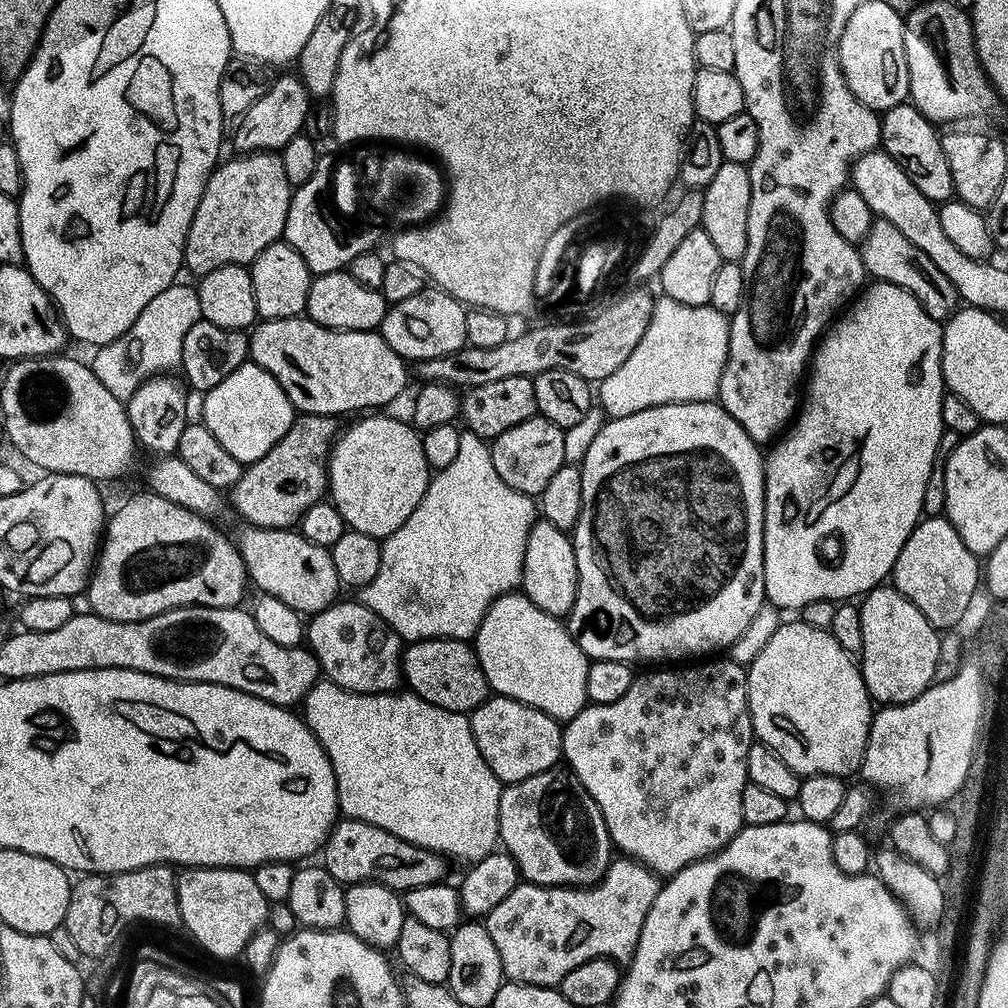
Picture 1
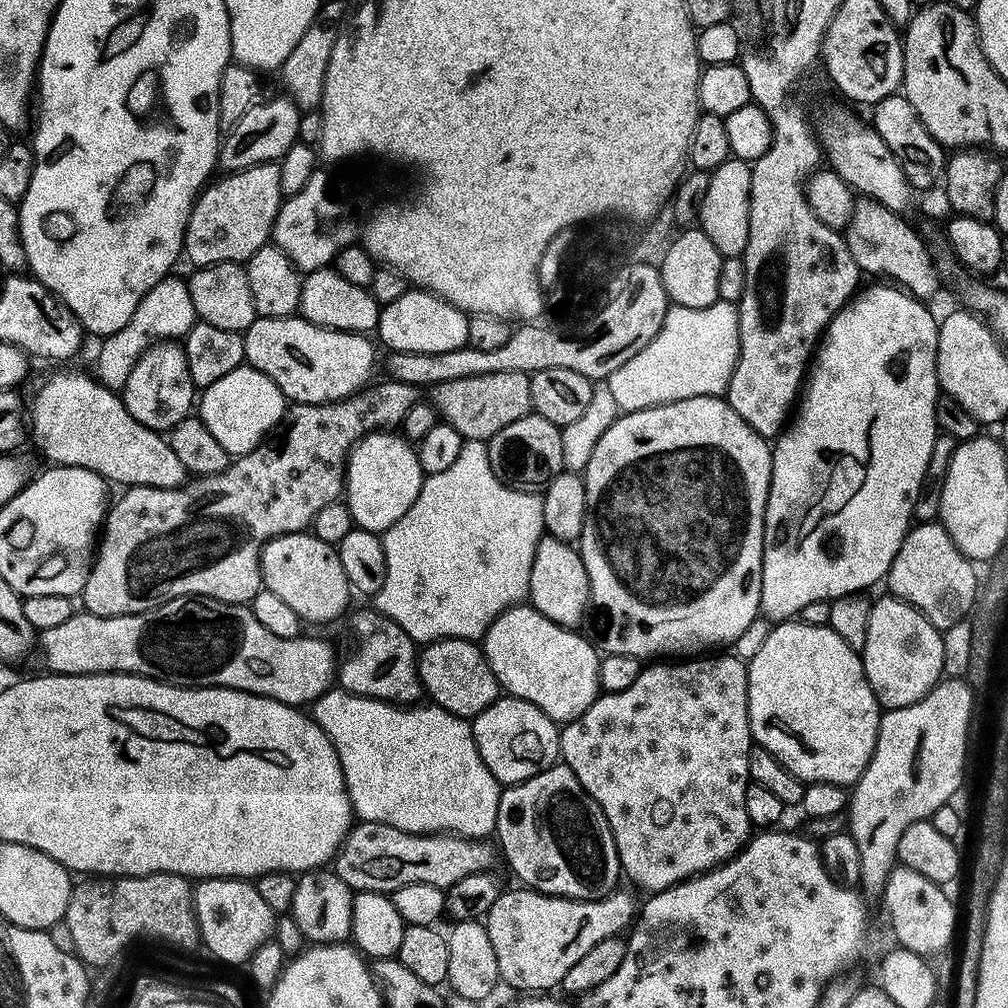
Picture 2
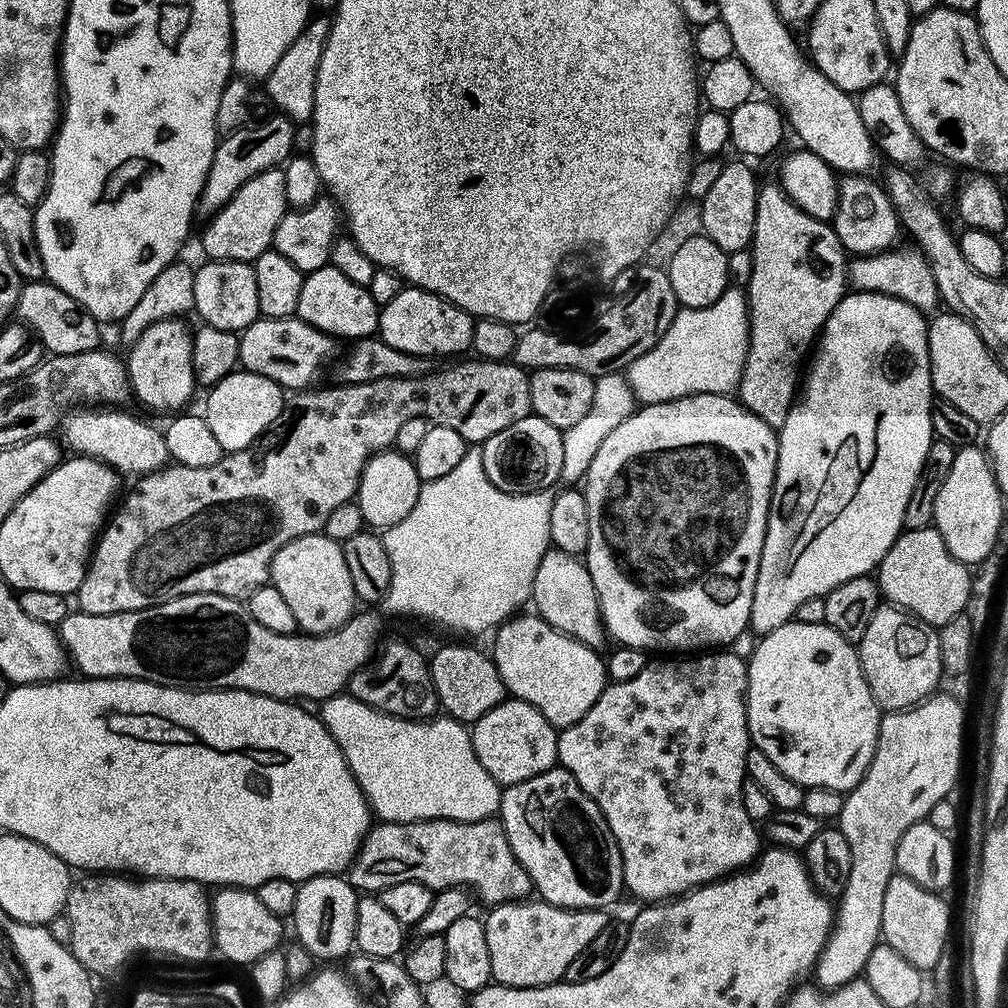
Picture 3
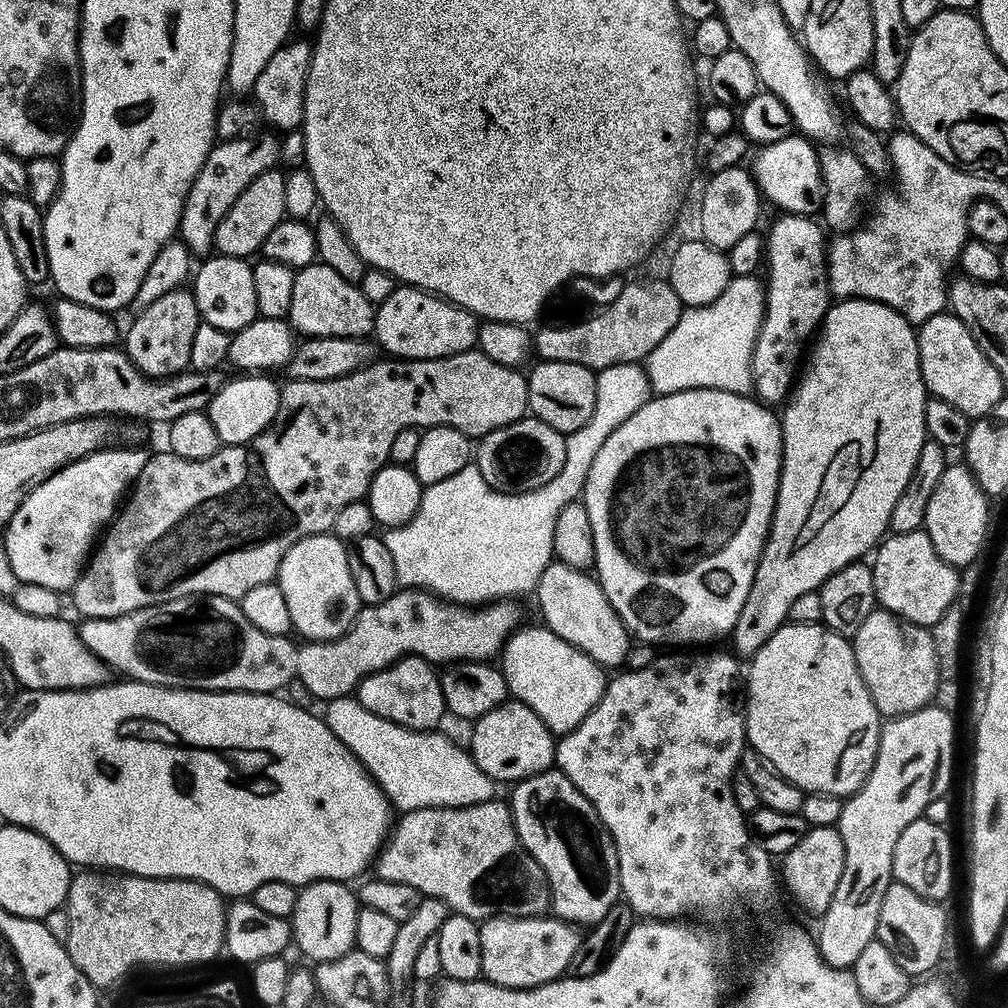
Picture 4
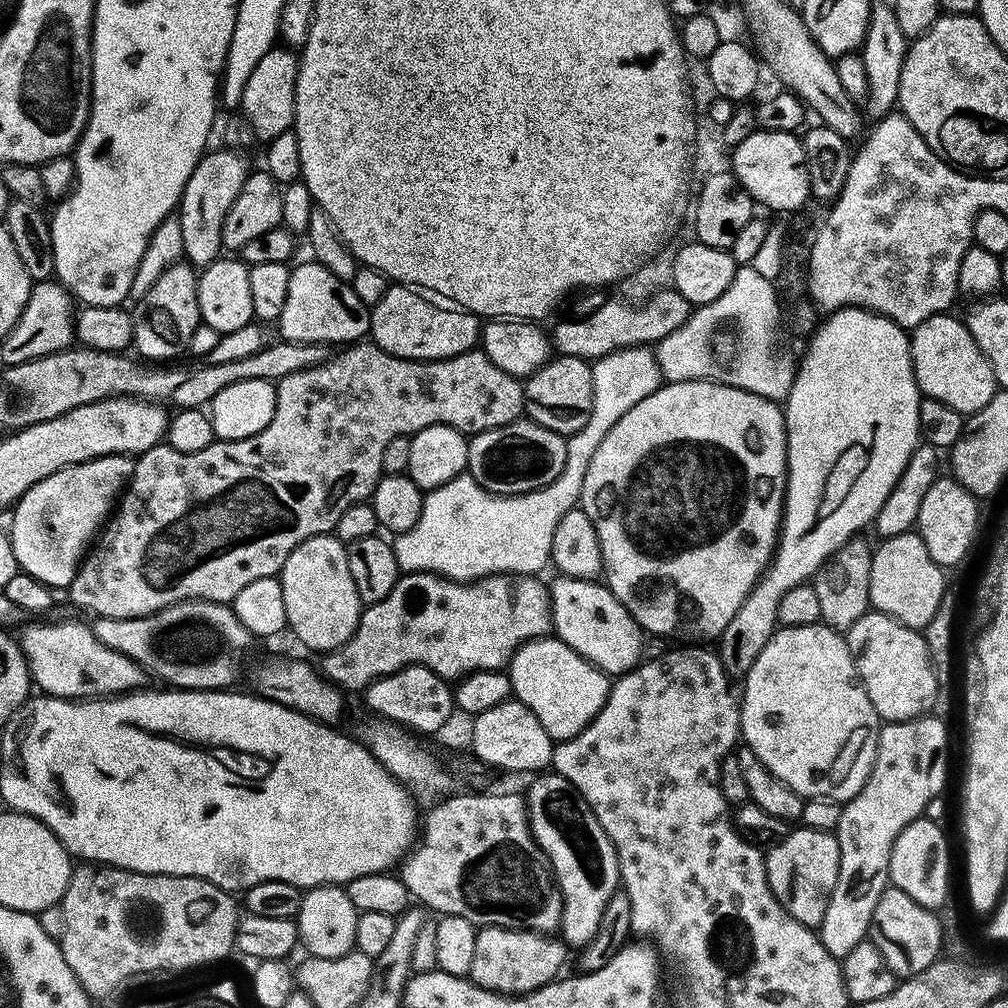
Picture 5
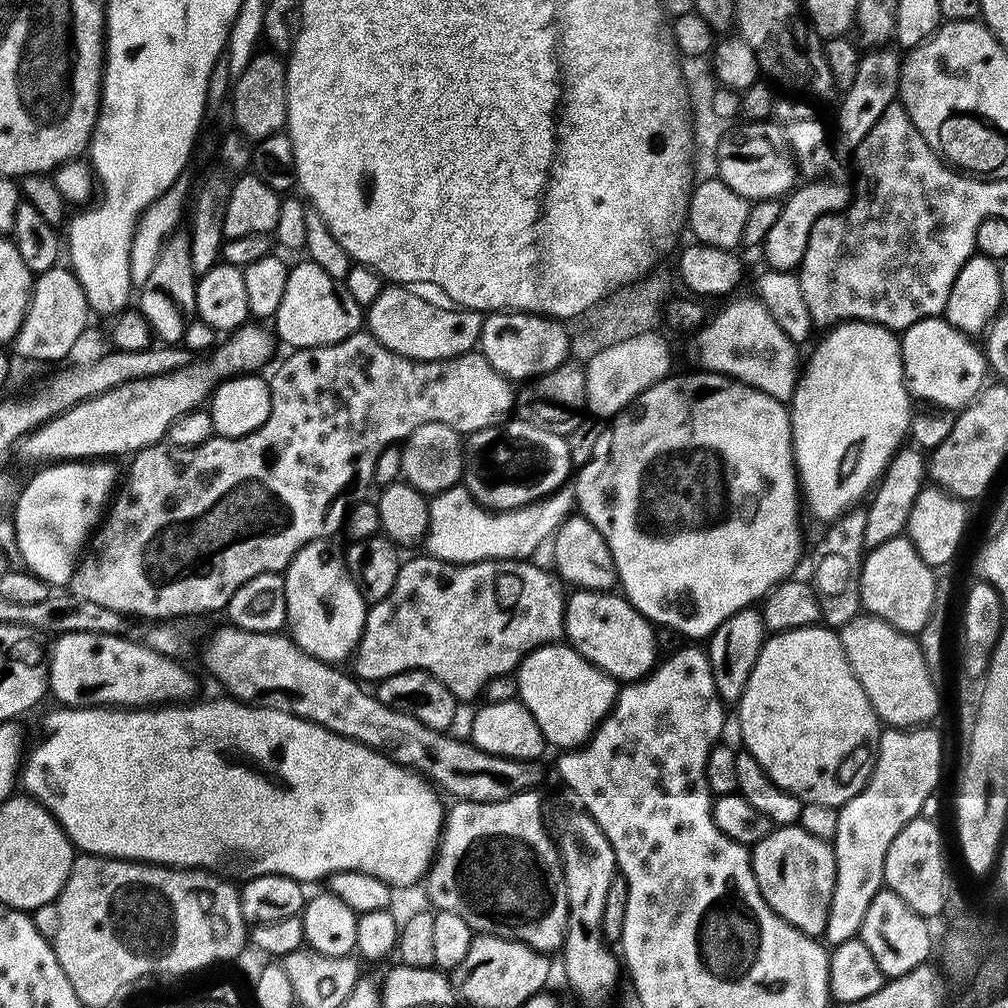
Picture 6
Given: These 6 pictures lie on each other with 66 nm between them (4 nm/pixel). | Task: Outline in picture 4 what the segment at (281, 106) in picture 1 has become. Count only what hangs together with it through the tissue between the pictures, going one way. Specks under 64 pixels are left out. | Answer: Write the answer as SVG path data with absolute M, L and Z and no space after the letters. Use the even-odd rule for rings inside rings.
M261 130L250 138L213 143L206 162L202 162L202 170L198 170L198 178L194 178L194 186L190 186L190 194L186 194L178 229L179 239L193 257L207 257L215 249L218 226L222 218L226 218L230 206L238 202L238 194L242 194L258 174L273 171L281 163L281 137L267 131Z

